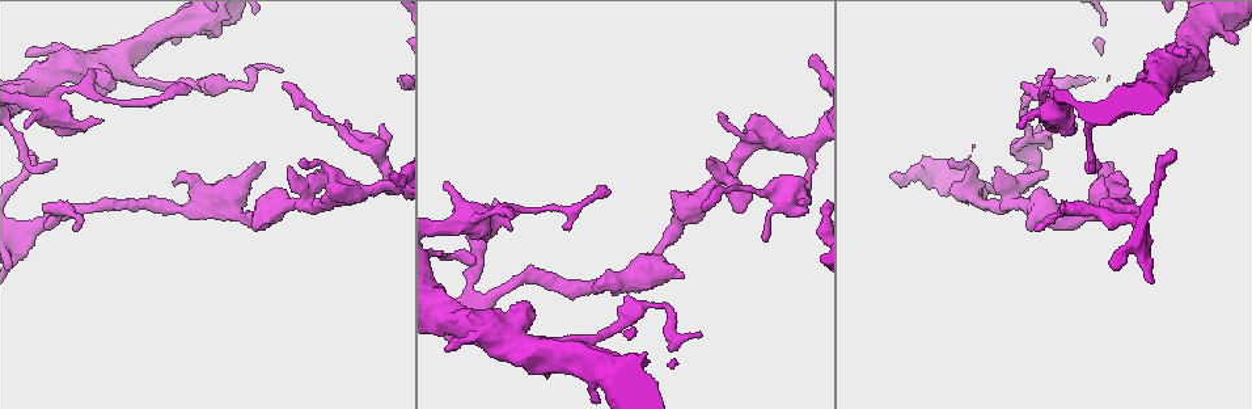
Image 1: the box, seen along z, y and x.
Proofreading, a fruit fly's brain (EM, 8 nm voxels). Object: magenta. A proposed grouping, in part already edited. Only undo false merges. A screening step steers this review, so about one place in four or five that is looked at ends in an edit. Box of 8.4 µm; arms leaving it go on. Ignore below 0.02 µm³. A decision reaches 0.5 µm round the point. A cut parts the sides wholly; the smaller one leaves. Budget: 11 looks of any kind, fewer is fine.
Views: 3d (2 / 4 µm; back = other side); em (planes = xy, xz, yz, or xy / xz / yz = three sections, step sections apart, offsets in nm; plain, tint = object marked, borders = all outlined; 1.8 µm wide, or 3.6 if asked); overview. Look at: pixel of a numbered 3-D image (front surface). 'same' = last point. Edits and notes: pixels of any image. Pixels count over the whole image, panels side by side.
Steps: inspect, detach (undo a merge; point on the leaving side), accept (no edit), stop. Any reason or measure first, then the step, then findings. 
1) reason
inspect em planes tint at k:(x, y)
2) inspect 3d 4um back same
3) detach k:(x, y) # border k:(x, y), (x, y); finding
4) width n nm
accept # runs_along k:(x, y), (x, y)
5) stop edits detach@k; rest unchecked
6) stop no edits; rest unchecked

inspect 3d 4um at 1:(659, 304)

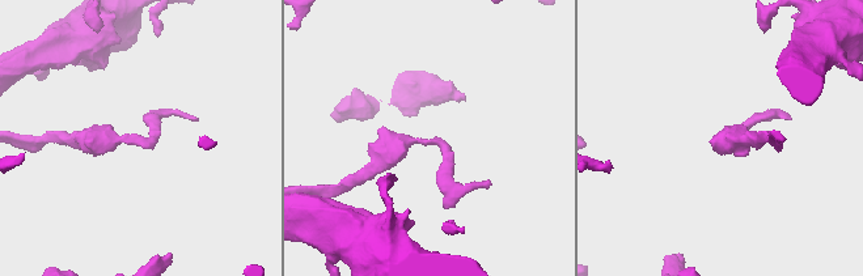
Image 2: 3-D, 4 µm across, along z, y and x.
inspect em planes tint at 2:(136, 139)

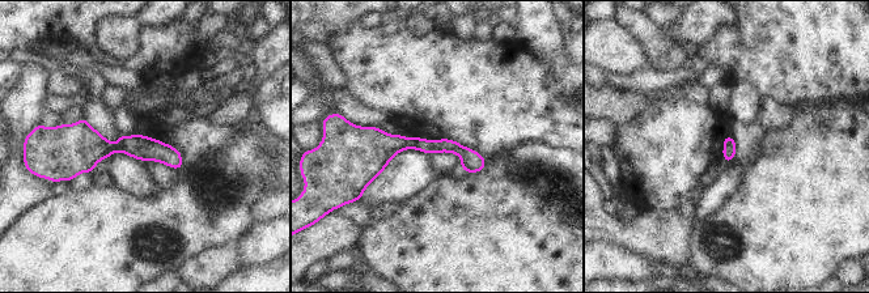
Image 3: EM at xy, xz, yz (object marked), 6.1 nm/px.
accept # runs_along 3:(359, 140), (452, 145), (482, 164); all the same cell

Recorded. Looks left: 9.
sharp bend
inspect em xy step 4 tint at 1:(1133, 209)

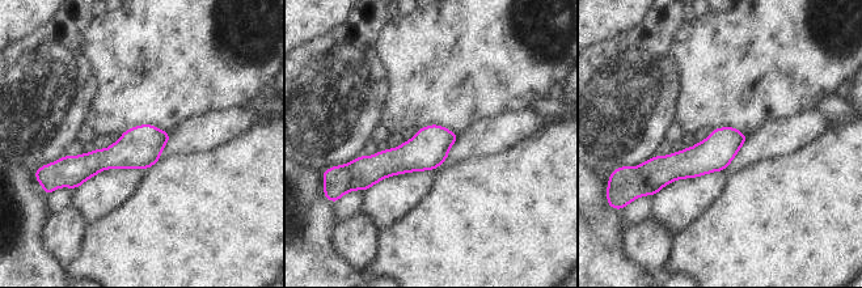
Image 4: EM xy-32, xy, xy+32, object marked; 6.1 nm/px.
inspect em planes tint same

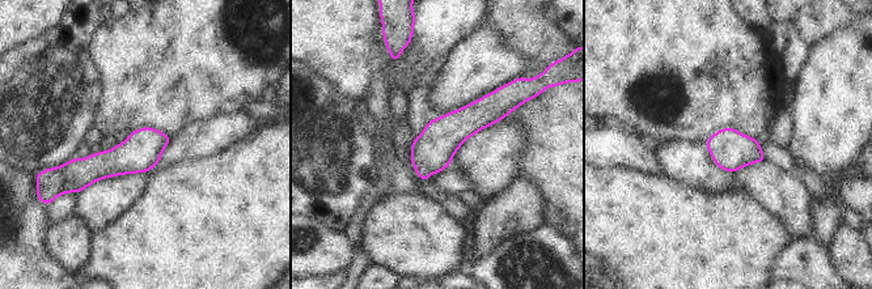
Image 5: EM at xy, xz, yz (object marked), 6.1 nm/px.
accept # runs_along 5:(504, 103), (472, 118), (420, 173); continuous, no second cell

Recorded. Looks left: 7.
a fork
inspect 3d 4um back at 1:(1054, 106)

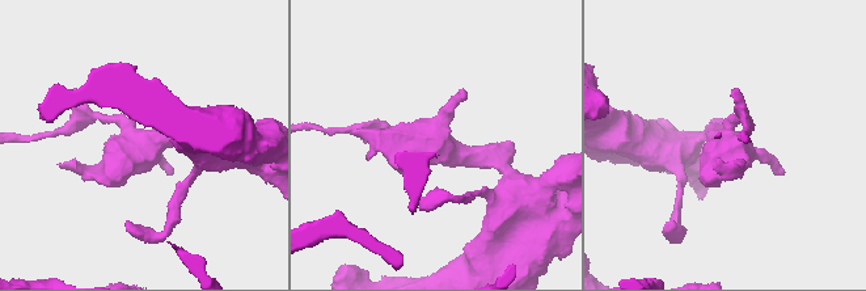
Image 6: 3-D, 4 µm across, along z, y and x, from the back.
inspect em 3.6um yz step 16 tint at 6:(731, 145)

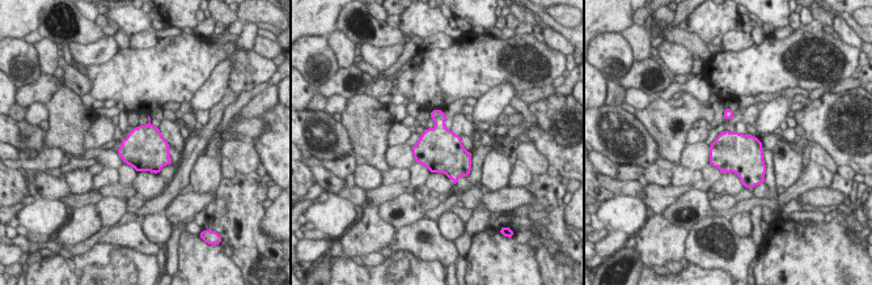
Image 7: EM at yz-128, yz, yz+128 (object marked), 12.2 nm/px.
inspect em 3.6um xy step 16 borders same

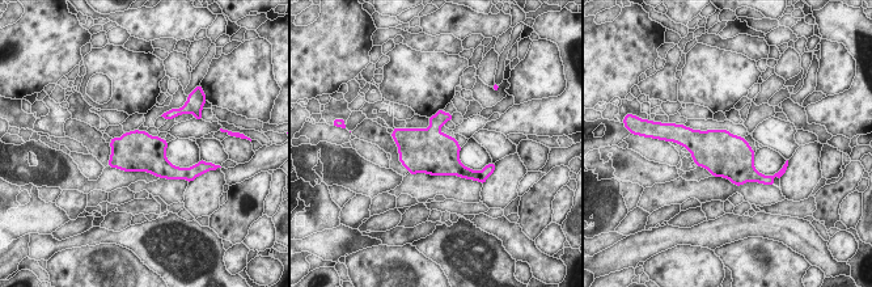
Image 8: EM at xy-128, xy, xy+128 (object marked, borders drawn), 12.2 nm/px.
accept # continuous, no second cell

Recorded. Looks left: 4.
thick turns thin
inspect em planes tint at 1:(1027, 154)

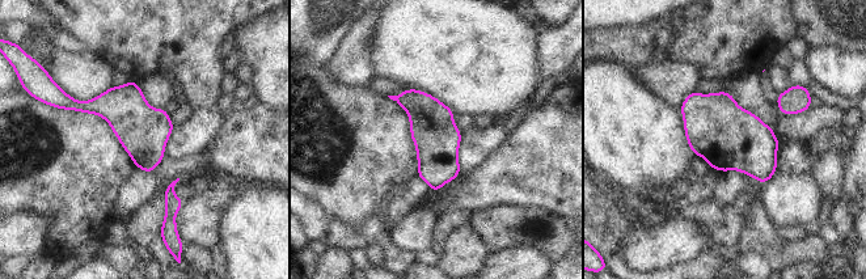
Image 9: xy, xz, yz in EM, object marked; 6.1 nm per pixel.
accept # one cell here

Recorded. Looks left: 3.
stop no edits; rest unchecked

